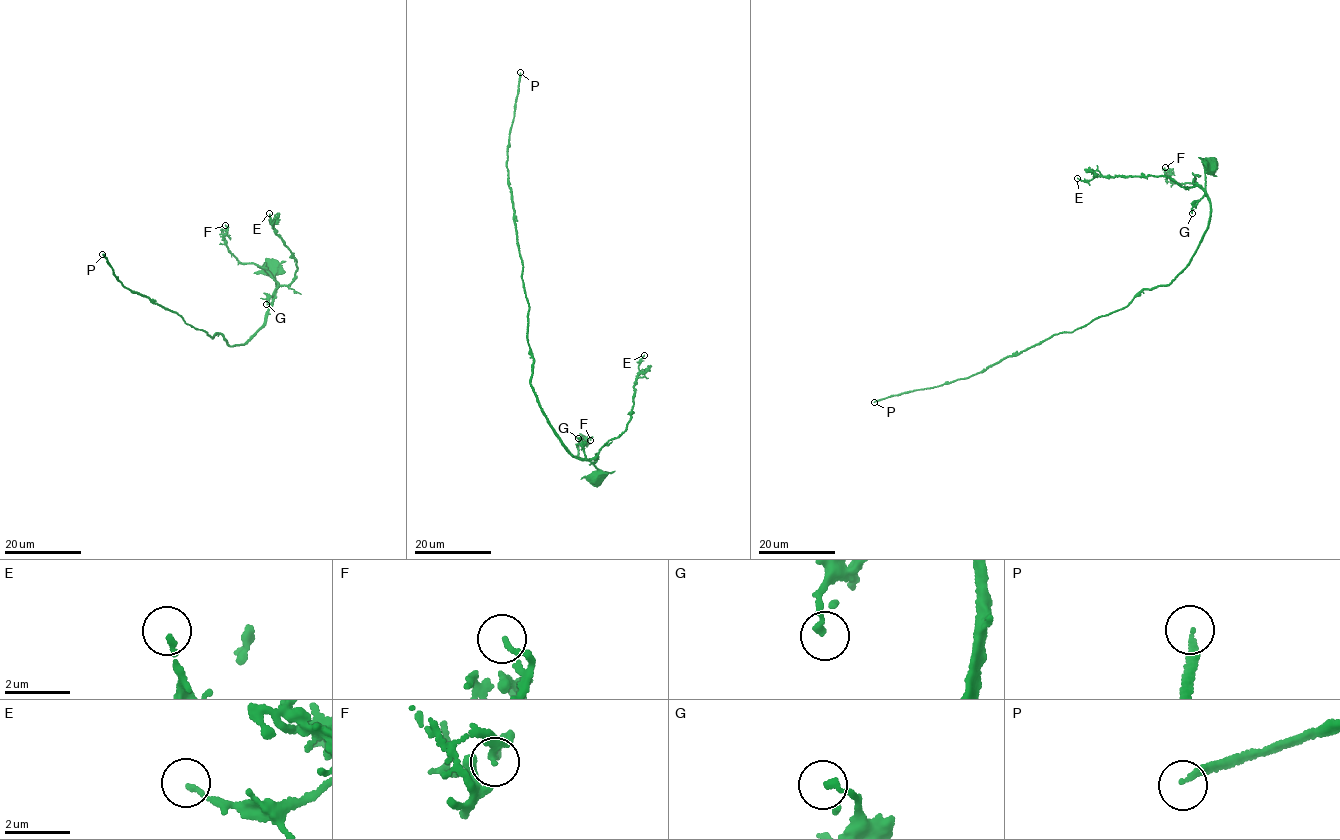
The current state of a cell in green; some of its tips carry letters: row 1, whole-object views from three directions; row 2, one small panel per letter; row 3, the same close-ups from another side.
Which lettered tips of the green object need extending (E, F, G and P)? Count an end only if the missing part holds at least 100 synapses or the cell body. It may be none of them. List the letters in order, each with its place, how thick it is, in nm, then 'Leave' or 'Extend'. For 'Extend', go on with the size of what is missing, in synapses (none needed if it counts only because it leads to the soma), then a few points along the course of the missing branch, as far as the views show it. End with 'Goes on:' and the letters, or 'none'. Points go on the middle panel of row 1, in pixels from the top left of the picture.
E: Place: (644, 355). Thickness 130 nm. Leave
F: Place: (590, 440). Thickness 110 nm. Leave
G: Place: (578, 438). Thickness 200 nm. Leave
P: Place: (520, 72). Thickness 180 nm. Extend. Roughly 300 synapses
Goes on: P

